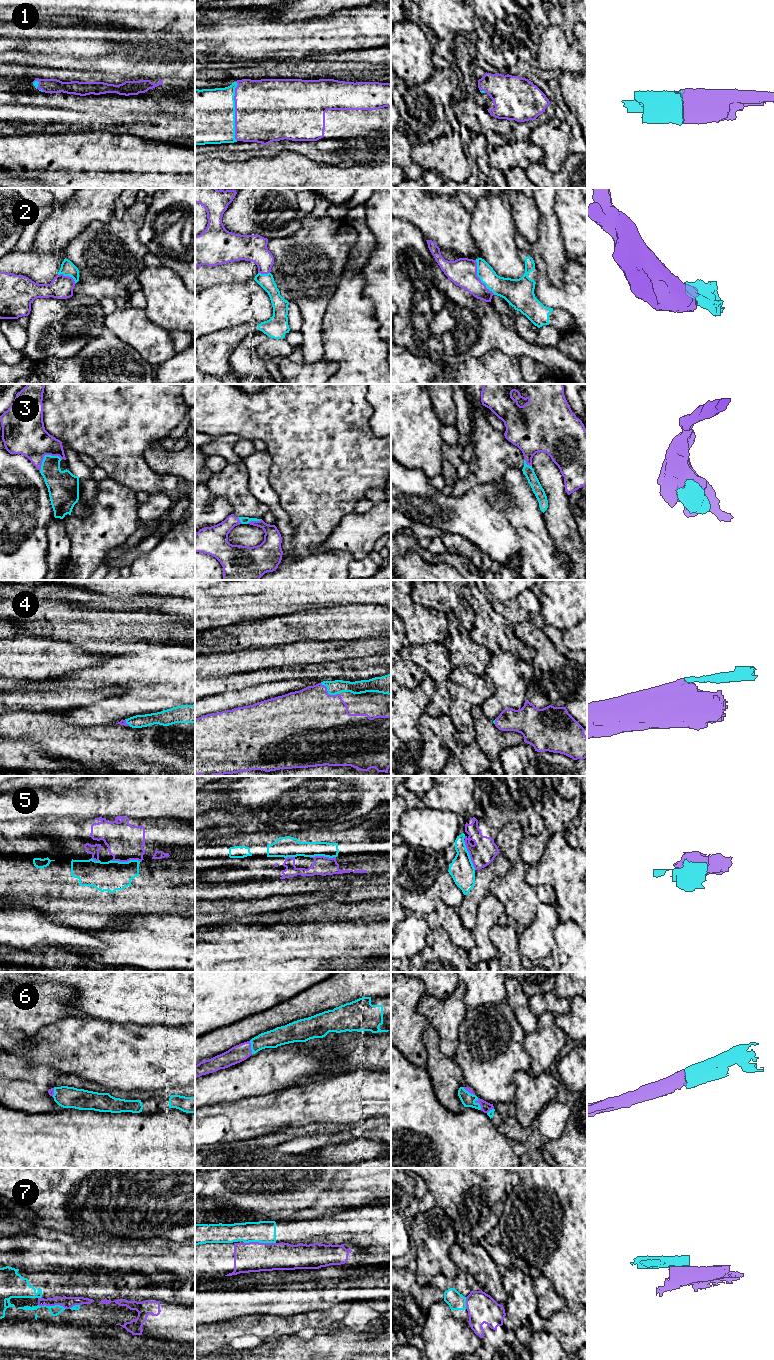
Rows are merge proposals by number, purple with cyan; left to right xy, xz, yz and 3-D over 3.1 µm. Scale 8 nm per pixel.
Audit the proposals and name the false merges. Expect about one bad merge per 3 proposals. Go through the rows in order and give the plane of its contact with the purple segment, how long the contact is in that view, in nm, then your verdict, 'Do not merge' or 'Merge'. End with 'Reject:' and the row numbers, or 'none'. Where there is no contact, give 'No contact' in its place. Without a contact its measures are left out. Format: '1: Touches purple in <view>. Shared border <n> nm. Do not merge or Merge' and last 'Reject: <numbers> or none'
1: Touches purple in xz. Shared border 480 nm. Merge
2: Touches purple in yz. Shared border 320 nm. Merge
3: Touches purple in xy. Shared border 200 nm. Merge
4: Touches purple in xz. Shared border 120 nm. Merge
5: Touches purple in yz. Shared border 260 nm. Do not merge
6: Touches purple in yz. Shared border 100 nm. Merge
7: Touches purple in xz. Shared border 260 nm. Do not merge
Reject: 5, 7

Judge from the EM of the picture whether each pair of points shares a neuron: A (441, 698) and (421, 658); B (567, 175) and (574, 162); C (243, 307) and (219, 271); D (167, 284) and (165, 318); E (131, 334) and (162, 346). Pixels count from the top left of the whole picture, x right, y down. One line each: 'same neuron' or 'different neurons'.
A: same neuron
B: same neuron
C: different neurons
D: same neuron
E: same neuron

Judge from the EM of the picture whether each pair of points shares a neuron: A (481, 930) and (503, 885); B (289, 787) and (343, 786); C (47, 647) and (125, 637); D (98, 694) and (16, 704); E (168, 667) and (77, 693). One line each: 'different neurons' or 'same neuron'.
A: different neurons
B: same neuron
C: different neurons
D: same neuron
E: different neurons

